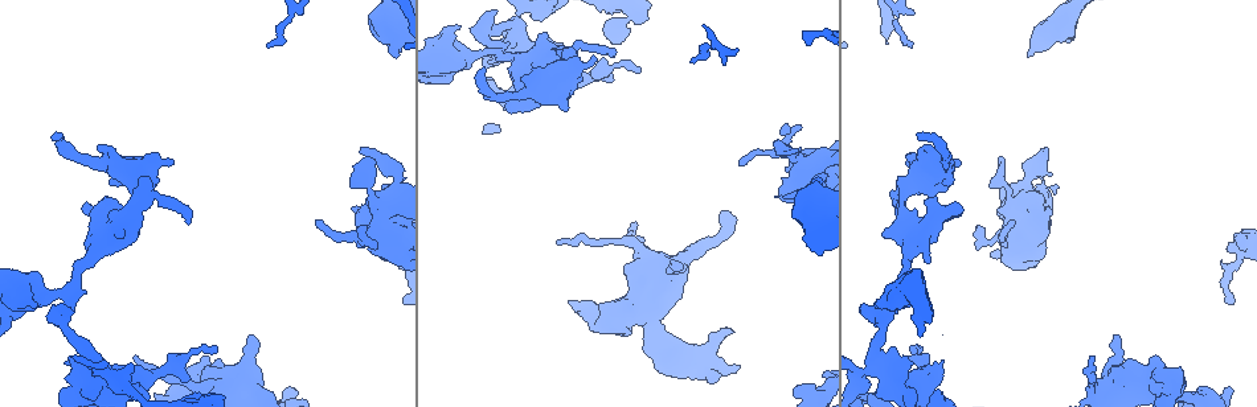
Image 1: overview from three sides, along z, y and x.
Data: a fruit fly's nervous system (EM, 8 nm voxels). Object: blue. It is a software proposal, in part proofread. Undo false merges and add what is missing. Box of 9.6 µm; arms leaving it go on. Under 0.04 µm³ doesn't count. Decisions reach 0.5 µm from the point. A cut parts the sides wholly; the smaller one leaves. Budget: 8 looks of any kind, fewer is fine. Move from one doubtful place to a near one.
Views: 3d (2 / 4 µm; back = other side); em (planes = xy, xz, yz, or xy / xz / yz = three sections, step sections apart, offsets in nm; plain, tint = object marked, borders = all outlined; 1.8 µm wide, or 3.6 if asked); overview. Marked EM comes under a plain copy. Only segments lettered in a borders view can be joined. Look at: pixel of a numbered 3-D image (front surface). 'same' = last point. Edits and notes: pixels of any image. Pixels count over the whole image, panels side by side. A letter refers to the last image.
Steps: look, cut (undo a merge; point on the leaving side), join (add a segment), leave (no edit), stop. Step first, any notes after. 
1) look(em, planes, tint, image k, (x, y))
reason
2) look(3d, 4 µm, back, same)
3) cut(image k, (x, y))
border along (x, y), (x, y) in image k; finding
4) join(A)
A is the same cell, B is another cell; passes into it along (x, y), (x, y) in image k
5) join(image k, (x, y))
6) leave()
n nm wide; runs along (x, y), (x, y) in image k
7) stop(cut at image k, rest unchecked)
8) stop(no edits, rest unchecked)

look(em, xz, step 4, tint, image 1, (484, 69))
free end

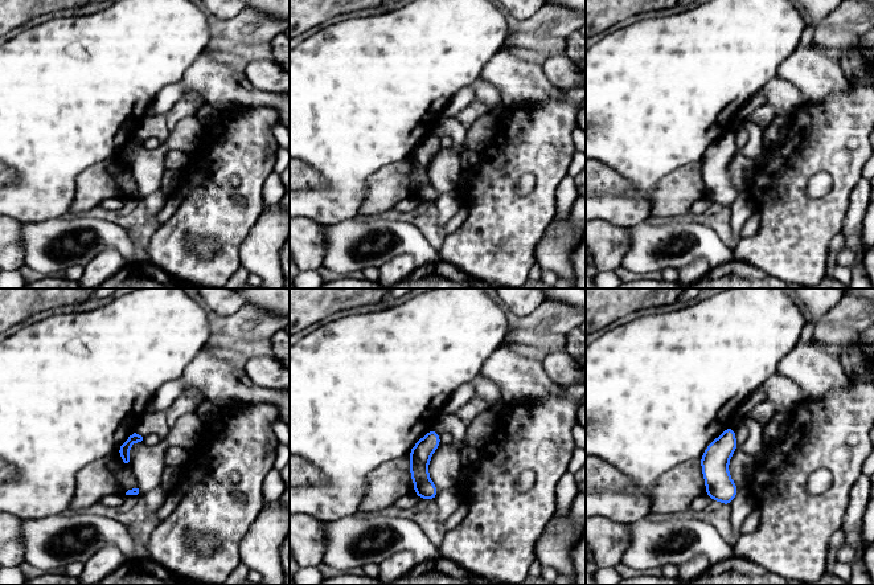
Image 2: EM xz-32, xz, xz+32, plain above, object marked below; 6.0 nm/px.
look(em, xy, step 8, borders, same)

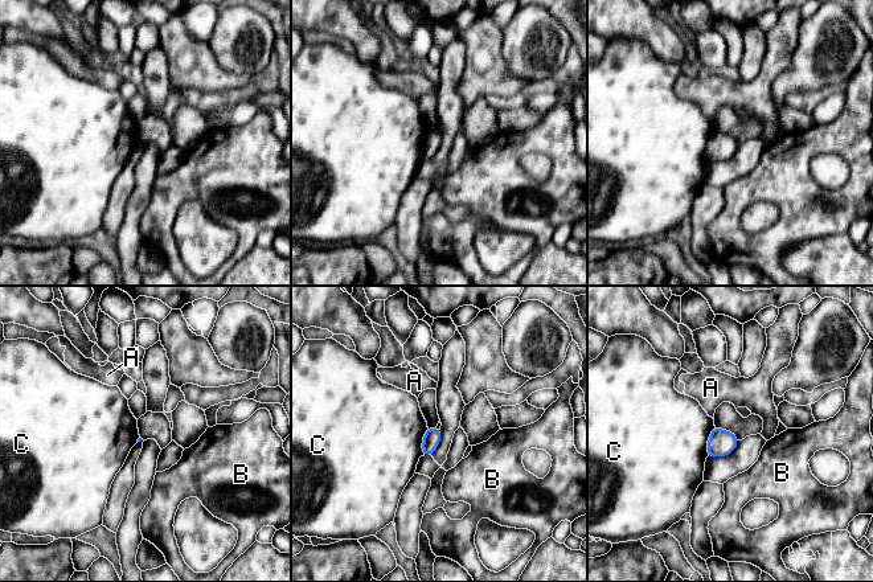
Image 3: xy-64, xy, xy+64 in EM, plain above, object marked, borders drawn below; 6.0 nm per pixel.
leave()
A, B and C are other cells; border along (714, 426), (706, 443), (706, 455) in image 3; no lettered segment goes on from it

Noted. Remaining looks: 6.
look(em, 3.6 µm, yz, step 8, borders, image 1, (1027, 55))
an open end

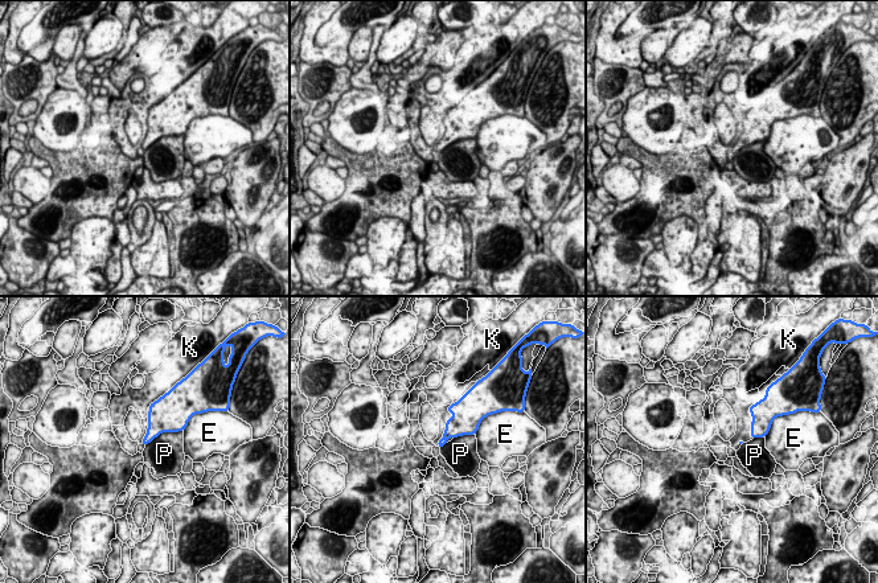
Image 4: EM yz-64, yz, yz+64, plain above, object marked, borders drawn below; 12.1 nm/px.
leave()
P touches over 500 nm; E, K and P are other cells; border along (183, 430), (159, 434), (146, 446) in image 4; no lettered segment goes on from it

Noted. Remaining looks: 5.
look(em, xy, step 4, tint, image 1, (221, 386))
thick turns thin

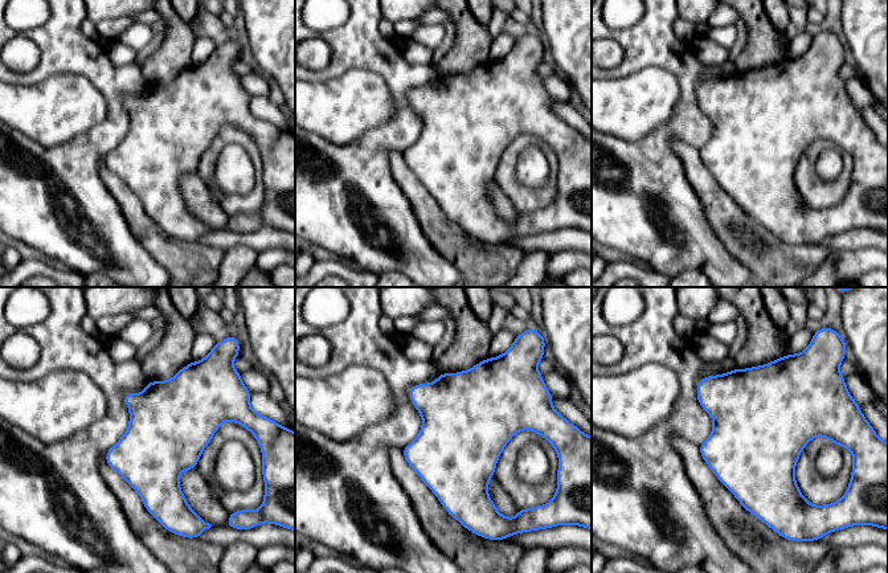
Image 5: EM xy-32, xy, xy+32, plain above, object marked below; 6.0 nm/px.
look(em, planes, borders, same)
another direction

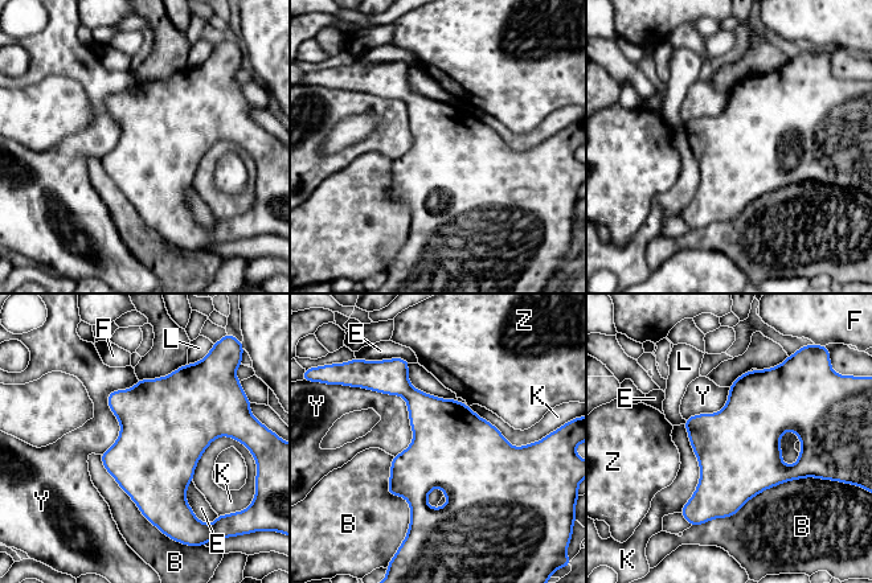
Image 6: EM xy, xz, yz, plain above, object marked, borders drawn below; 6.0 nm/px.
leave()
500 nm wide; B, E, F, K, L, Y and Z are other cells; border along (364, 388), (406, 403), (394, 456) in image 6; all the same neuron

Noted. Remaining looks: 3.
stop(no edits, rest unchecked)

